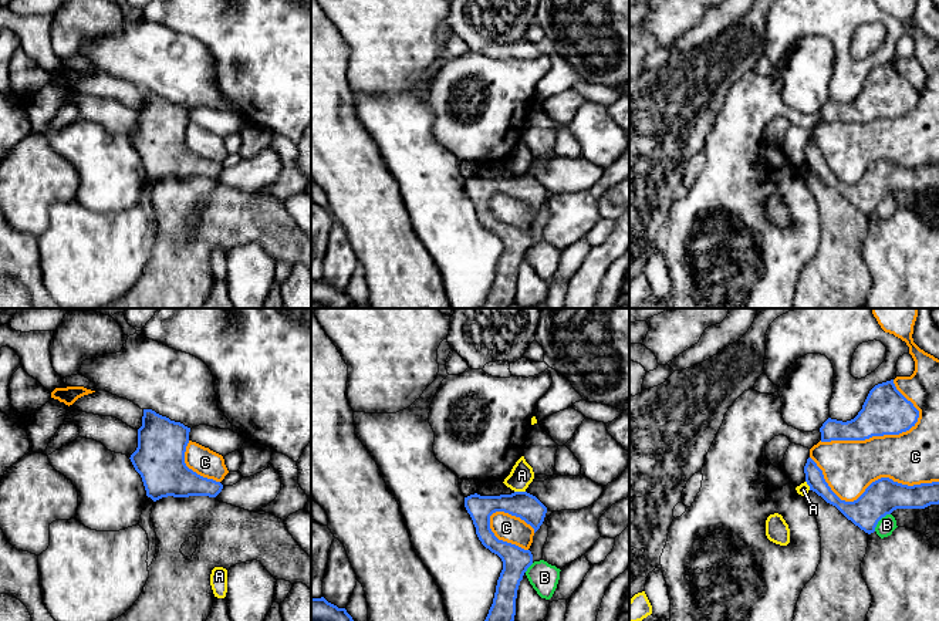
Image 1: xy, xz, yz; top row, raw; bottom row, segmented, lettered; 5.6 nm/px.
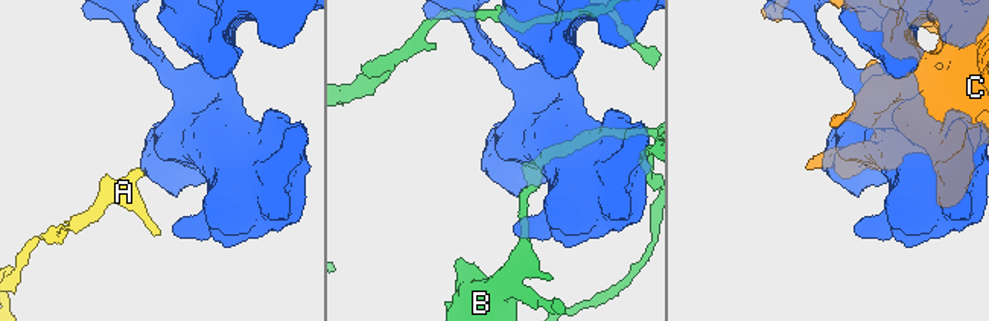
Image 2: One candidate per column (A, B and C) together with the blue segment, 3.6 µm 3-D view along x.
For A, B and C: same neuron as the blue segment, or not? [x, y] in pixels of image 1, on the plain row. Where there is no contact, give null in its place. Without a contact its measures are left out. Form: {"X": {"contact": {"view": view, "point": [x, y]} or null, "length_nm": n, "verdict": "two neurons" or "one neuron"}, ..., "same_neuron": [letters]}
{"A": {"contact": {"view": "xz", "point": [520, 174]}, "length_nm": 60, "verdict": "two neurons"}, "B": {"contact": {"view": "yz", "point": [880, 201]}, "length_nm": 140, "verdict": "two neurons"}, "C": {"contact": {"view": "yz", "point": [872, 117]}, "length_nm": 600, "verdict": "two neurons"}, "same_neuron": []}

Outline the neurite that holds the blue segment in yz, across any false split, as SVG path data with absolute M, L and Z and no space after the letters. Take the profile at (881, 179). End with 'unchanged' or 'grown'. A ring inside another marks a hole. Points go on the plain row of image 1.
M811 139L807 141L804 155L810 172L835 188L868 216L875 213L882 199L896 190L925 190L930 186L939 186L939 163L908 168L889 159L881 159L872 163L857 182L845 183L831 172L823 152Z; unchanged

